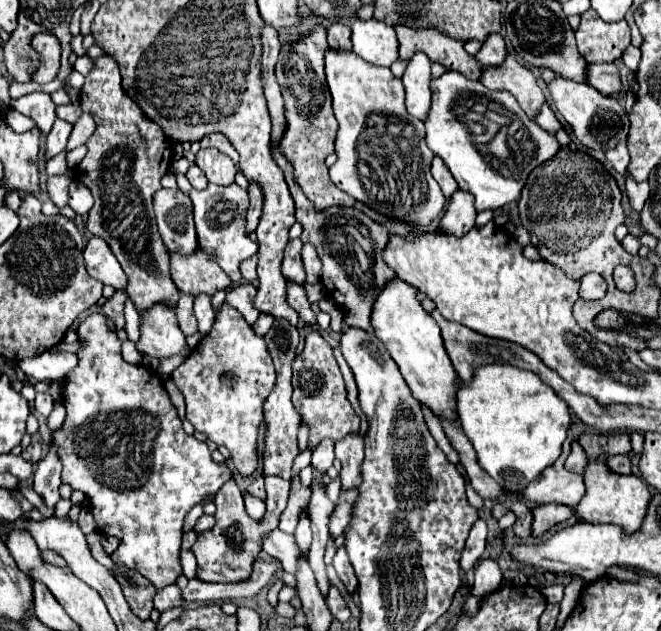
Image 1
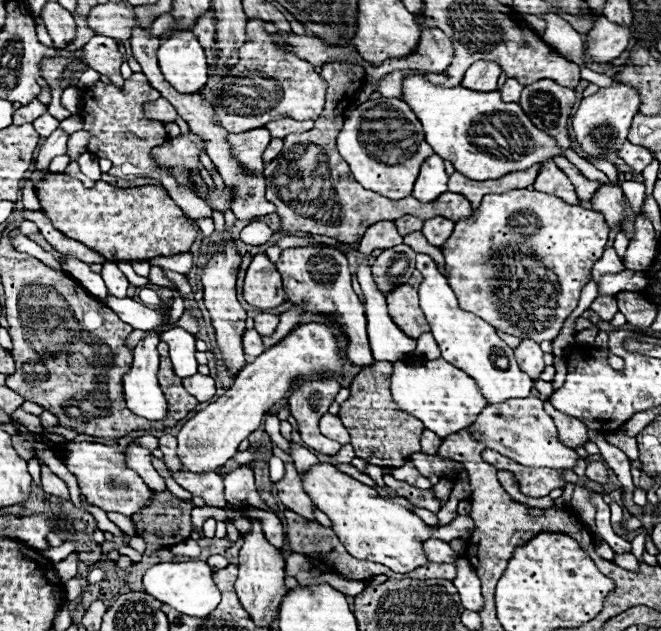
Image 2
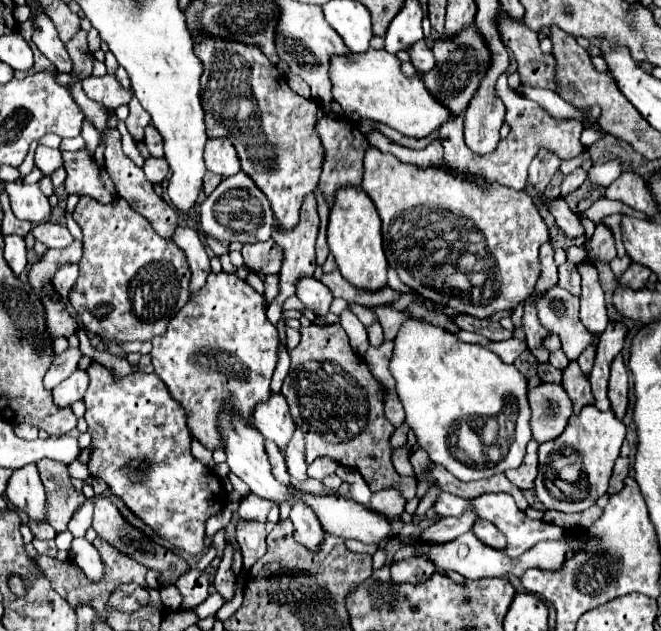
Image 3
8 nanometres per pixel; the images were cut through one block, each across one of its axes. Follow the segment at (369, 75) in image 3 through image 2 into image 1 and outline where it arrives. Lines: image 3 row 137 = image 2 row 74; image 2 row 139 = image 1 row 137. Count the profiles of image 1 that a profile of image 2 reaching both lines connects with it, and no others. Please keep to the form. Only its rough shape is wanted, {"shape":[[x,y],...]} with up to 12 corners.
{"shape":[[434,78],[426,144],[476,210],[560,150],[506,90]]}

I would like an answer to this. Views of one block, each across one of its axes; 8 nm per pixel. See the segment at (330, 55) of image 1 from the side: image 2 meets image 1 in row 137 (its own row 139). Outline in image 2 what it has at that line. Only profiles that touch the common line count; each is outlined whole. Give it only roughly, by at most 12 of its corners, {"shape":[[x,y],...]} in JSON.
{"shape":[[398,98],[360,104],[338,134],[352,176],[410,196],[434,154]]}

